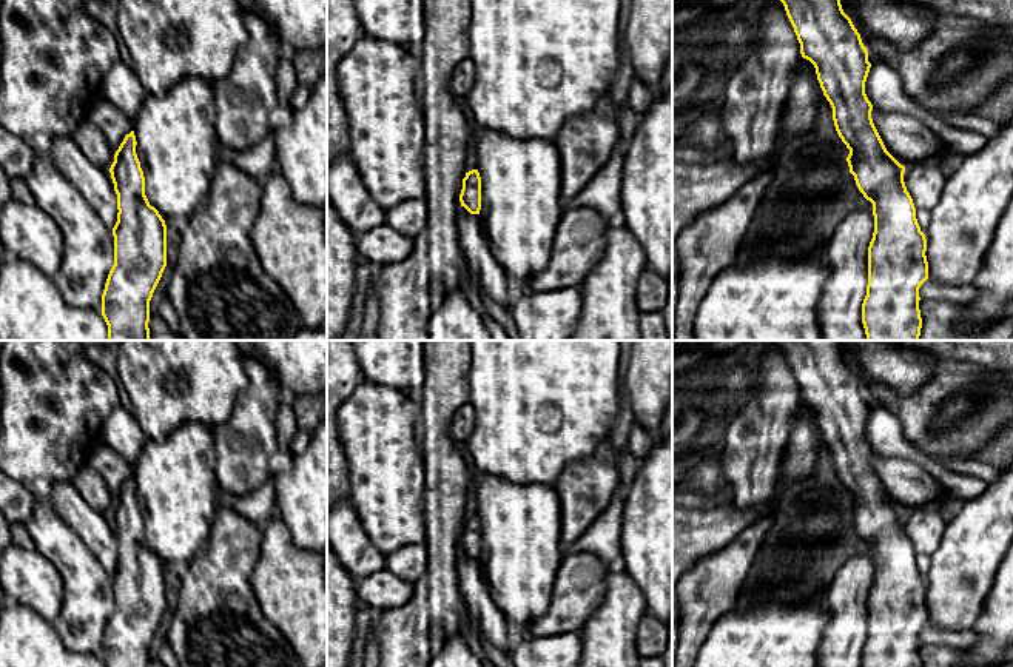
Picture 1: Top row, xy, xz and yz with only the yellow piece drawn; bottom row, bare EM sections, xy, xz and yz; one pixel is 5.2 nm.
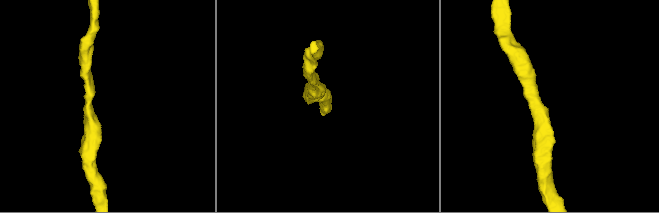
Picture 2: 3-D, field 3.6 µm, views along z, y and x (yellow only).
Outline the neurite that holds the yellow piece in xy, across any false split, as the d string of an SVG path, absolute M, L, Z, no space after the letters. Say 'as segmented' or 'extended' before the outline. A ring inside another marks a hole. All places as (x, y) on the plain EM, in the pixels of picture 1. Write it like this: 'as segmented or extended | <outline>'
as segmented | M134 476L109 513L117 539L114 610L102 639L105 667L150 667L150 645L167 612L167 570L145 541Z

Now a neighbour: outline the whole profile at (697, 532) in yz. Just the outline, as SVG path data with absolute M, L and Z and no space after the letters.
M802 404L789 424L786 456L779 465L782 485L763 502L739 508L734 501L720 501L709 507L682 507L672 504L672 593L682 575L700 558L726 547L740 531L762 516L780 516L779 504L786 490L805 487L817 476L823 454L823 436L814 410Z

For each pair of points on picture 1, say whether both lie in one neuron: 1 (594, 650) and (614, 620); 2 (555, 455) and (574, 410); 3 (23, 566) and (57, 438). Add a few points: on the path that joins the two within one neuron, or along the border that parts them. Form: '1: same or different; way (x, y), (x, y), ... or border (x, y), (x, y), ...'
1: same; way (602, 643), (612, 627)
2: same; way (555, 444), (555, 436), (563, 429), (563, 421)
3: different; border (36, 549), (54, 566), (60, 576)

